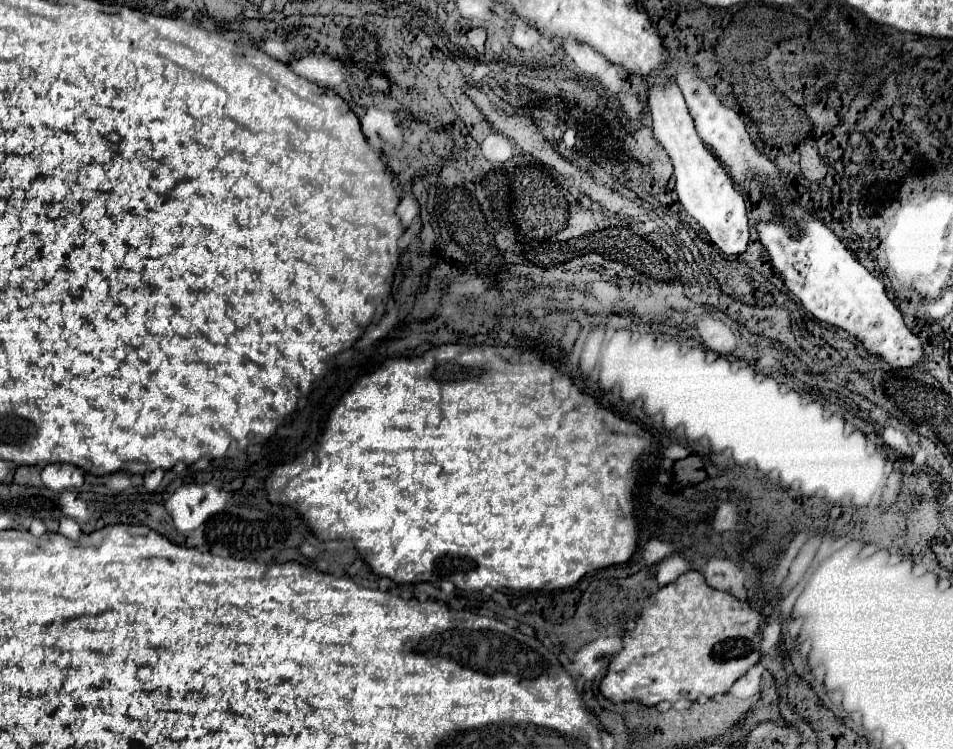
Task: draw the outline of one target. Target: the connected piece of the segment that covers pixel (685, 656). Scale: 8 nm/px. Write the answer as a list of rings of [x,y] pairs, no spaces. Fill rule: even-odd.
[[[698,571],[682,573],[674,583],[650,595],[650,605],[640,611],[636,627],[622,637],[622,651],[618,651],[608,665],[608,673],[600,681],[600,693],[612,703],[636,701],[654,707],[660,701],[676,703],[680,699],[694,701],[698,695],[714,697],[728,693],[732,683],[760,661],[760,617],[748,603],[734,599],[726,591],[712,589]]]

